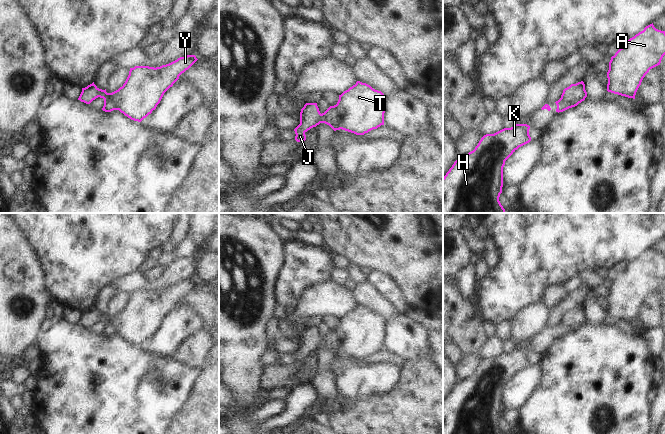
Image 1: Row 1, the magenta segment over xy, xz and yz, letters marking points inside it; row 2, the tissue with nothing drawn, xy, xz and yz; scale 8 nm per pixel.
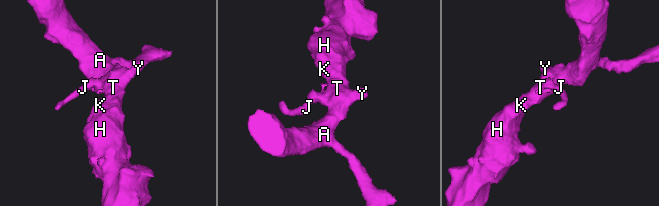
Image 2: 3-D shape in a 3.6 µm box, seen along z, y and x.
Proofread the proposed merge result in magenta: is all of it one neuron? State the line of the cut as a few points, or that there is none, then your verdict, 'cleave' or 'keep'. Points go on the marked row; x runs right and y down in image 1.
no cut | keep

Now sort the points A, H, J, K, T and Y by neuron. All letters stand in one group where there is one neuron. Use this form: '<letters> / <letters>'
A H J K T Y

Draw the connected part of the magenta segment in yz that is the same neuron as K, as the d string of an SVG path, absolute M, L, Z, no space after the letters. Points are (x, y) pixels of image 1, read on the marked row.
M515 124L494 134L486 134L473 151L459 157L443 177L443 213L505 213L499 201L503 167L519 147L531 141L529 129L527 124Z

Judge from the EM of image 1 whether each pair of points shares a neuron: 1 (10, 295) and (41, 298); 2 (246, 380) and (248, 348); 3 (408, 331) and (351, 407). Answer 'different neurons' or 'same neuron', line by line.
1: same neuron
2: same neuron
3: different neurons

